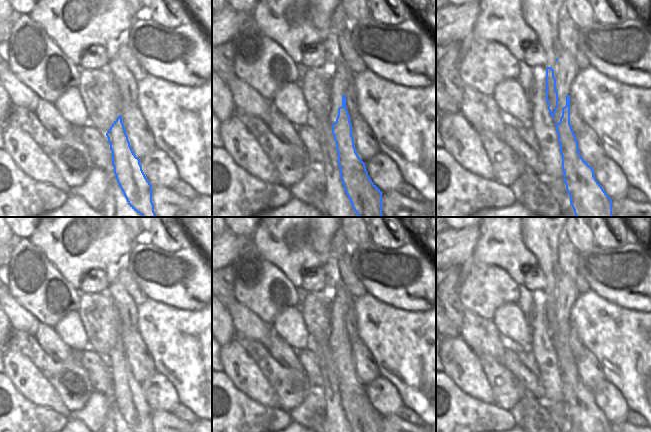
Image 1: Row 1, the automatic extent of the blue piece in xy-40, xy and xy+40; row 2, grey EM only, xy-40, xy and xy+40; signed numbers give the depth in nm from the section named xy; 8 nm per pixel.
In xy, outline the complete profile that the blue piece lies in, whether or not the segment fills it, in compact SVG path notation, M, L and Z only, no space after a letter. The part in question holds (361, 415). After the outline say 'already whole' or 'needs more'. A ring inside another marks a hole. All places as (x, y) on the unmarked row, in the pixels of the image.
M343 319L336 346L332 348L332 358L344 414L352 432L382 432L382 416L368 400L365 387L356 376L350 343L346 319Z; already whole

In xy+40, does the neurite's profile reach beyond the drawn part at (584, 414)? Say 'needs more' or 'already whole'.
already whole

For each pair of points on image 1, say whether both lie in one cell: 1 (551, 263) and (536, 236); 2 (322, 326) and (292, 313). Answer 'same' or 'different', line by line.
1: same
2: different

